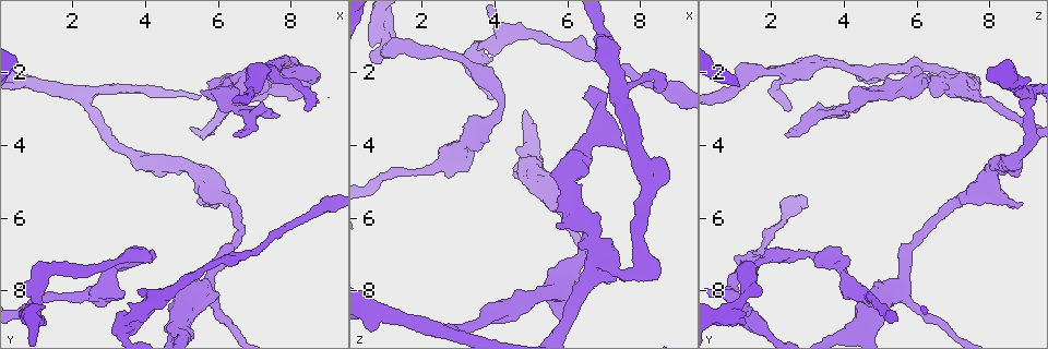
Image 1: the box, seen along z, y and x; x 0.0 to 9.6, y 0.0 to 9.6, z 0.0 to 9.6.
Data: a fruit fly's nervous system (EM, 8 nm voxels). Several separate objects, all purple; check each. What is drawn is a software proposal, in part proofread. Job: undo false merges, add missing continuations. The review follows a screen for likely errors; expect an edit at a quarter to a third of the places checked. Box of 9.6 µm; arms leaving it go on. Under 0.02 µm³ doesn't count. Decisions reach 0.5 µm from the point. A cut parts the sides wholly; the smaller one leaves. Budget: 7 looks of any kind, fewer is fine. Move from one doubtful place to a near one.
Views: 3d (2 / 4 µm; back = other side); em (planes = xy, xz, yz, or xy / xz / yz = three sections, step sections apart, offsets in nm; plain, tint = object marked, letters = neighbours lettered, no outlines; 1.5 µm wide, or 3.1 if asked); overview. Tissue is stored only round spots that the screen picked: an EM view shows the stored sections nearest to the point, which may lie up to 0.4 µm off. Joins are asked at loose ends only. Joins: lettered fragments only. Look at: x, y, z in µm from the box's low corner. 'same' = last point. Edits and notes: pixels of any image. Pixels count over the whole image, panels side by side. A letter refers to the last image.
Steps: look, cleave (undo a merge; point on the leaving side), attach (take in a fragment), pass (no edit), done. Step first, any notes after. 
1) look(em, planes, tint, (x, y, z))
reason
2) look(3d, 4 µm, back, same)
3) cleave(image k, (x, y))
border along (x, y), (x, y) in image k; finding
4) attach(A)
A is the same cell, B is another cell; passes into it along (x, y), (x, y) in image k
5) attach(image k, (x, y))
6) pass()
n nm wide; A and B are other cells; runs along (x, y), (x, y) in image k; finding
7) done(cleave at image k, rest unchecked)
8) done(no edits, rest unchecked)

look(em, planes, letters, (7.35, 1.90, 2.40))
three-way junction

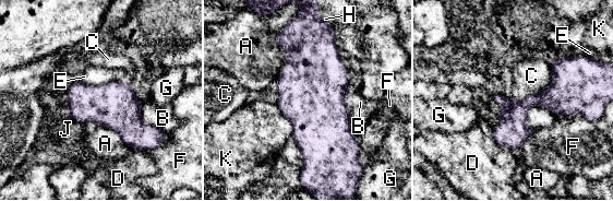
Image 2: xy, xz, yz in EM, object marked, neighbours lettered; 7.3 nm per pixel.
pass()
A, B, C, D, E, F, G, H, J and K are other cells; border along (81, 80), (88, 84), (127, 82) in image 2; all the same neuron

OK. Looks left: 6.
look(em, xy, step 8, tint, (7.70, 3.15, 4.10))
an open end

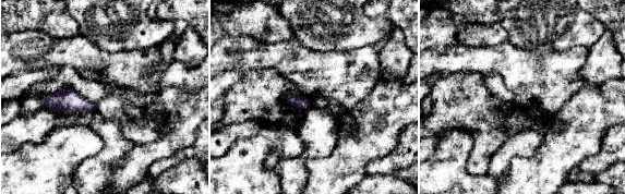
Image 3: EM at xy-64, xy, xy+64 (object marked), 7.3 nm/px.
look(em, planes, letters, same)

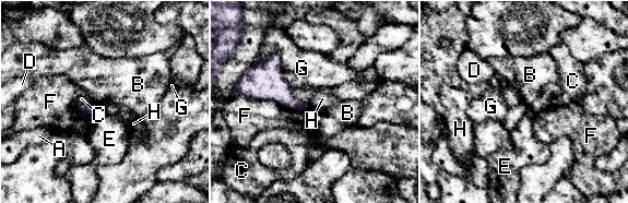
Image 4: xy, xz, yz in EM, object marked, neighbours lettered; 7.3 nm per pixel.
pass()
F touches over 420 nm; A, B, C, D, E, F, G and H are other cells; border along (102, 107), (103, 111) in image 4; no lettered fragment goes on from it

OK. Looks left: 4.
look(3d, 4 µm, (2.30, 2.70, 9.15))
a fork

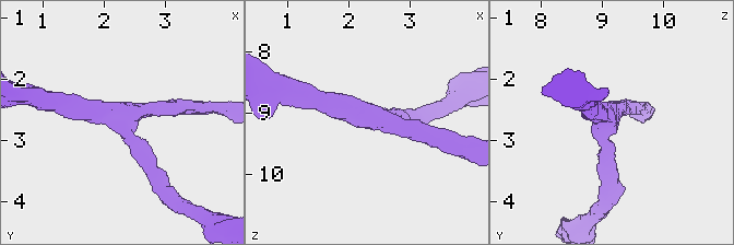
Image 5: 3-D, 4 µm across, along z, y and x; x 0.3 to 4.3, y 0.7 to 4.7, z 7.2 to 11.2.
look(em, planes, tint, (2.35, 2.65, 9.10))
3 arms; arms of 280, 280, 360 nm

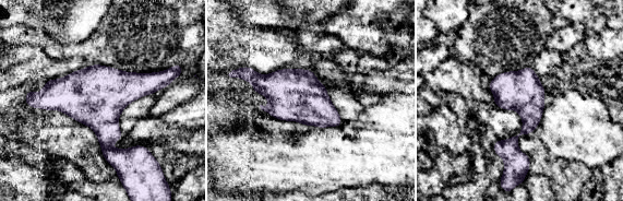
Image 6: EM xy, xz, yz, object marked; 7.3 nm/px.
look(em, planes, letters, same)

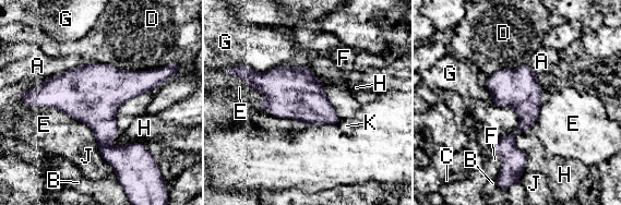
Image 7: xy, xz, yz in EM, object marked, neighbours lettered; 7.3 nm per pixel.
pass()
A, B, C, D, E, F, G, H, J and K are other cells; border along (237, 75), (264, 97), (263, 105) in image 7; one neuron here

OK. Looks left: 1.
done(no edits, rest unchecked)

